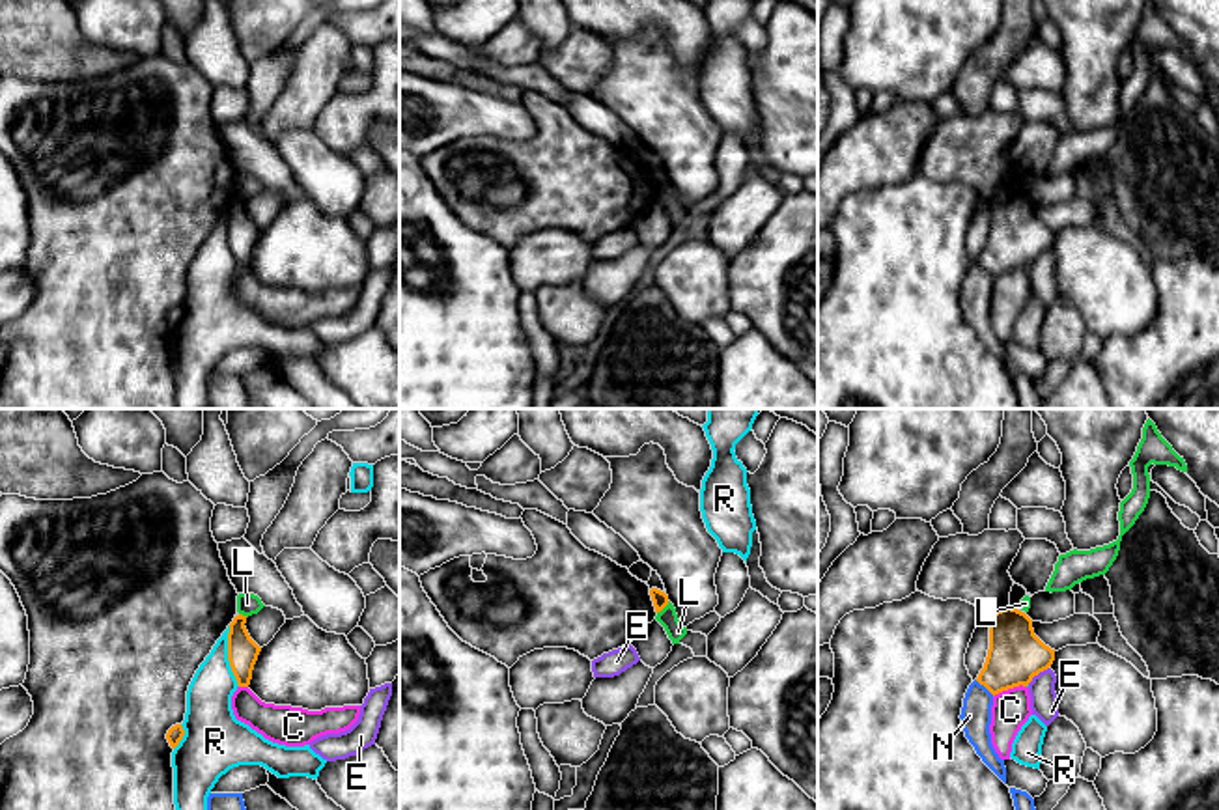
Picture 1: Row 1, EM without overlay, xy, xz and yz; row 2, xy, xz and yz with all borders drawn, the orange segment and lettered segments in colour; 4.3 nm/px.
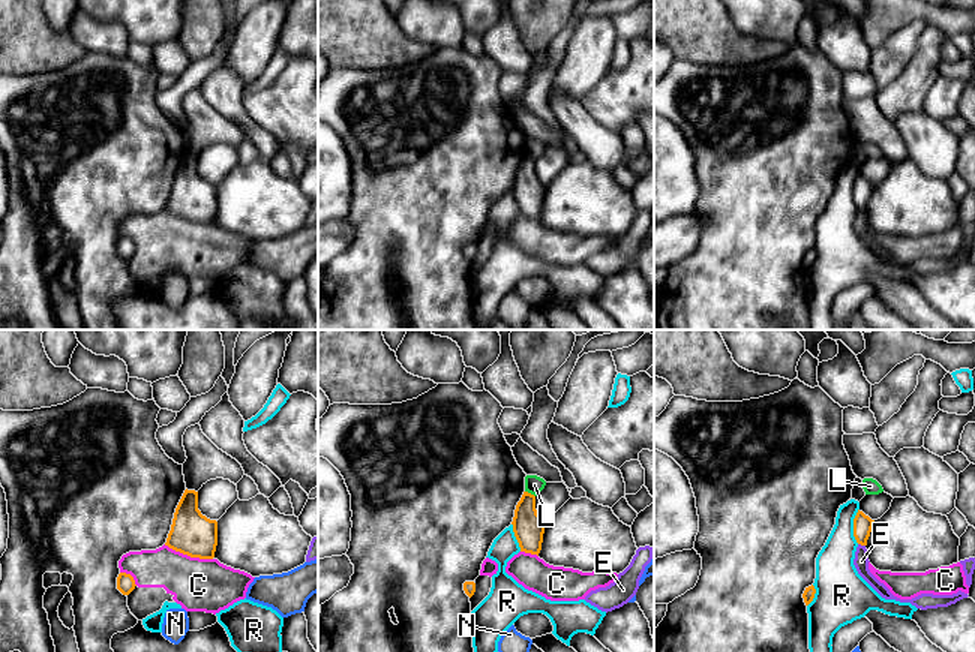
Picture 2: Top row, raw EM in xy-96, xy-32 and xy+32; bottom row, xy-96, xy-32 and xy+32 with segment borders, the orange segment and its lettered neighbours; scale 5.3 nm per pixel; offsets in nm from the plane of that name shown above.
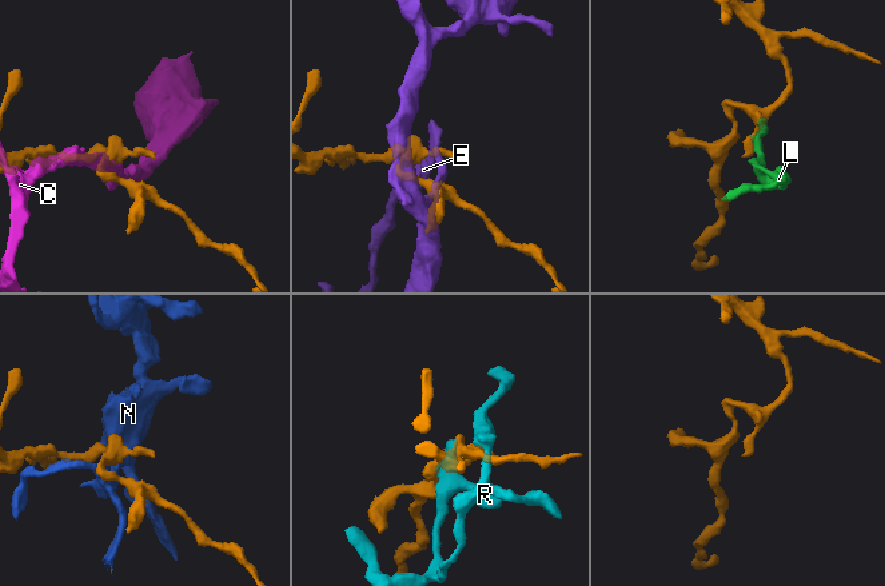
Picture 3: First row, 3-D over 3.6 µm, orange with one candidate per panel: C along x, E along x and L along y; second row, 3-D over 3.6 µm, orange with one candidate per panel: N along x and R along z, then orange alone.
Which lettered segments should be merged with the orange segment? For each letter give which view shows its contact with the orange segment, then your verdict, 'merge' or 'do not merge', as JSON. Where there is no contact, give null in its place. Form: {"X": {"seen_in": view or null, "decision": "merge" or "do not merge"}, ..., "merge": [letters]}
{"C": {"seen_in": "yz", "decision": "do not merge"}, "E": {"seen_in": "yz", "decision": "do not merge"}, "L": {"seen_in": "xz", "decision": "do not merge"}, "N": {"seen_in": "yz", "decision": "do not merge"}, "R": {"seen_in": "xy", "decision": "do not merge"}, "merge": []}

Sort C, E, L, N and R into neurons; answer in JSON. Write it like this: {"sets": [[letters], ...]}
{"sets": [["C"], ["E"], ["L"], ["N"], ["R"]]}

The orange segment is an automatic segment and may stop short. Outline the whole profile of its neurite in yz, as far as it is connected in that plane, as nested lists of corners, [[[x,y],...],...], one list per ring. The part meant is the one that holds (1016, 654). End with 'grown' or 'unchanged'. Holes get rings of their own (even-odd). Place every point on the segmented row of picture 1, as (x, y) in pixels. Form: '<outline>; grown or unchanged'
[[[1006,607],[991,614],[989,649],[976,681],[995,696],[1019,685],[1027,687],[1053,661],[1055,649],[1034,635],[1032,620]]]; unchanged

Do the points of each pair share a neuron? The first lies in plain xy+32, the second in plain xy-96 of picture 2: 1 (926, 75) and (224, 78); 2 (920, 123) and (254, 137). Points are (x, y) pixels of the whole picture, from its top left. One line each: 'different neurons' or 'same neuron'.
1: different neurons
2: same neuron

